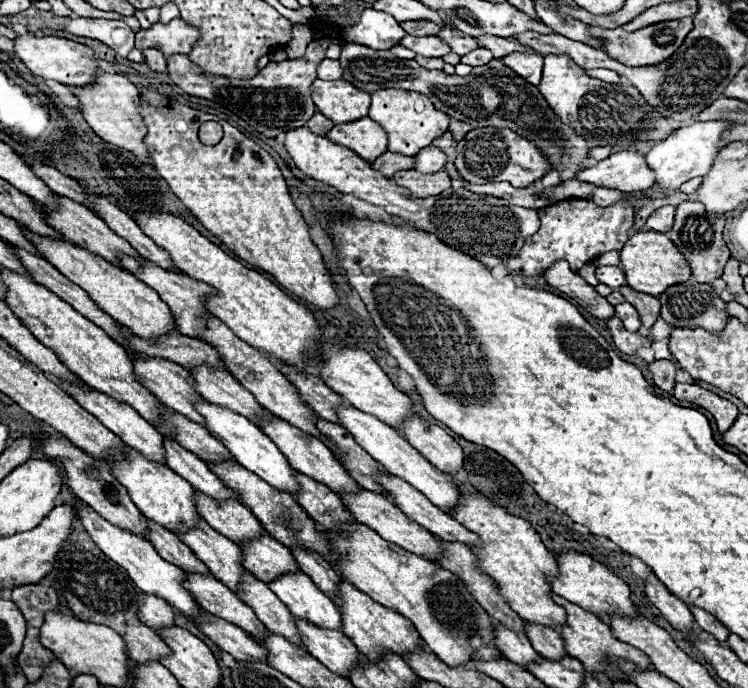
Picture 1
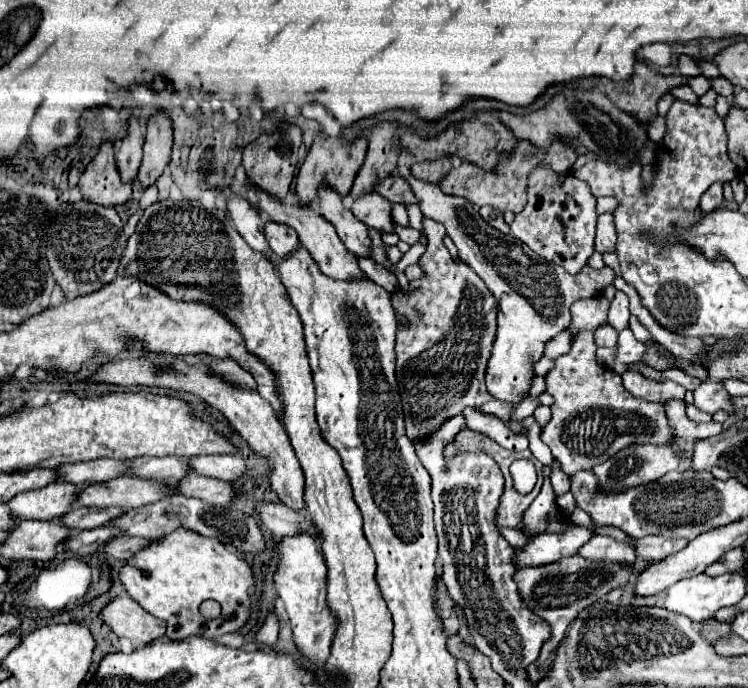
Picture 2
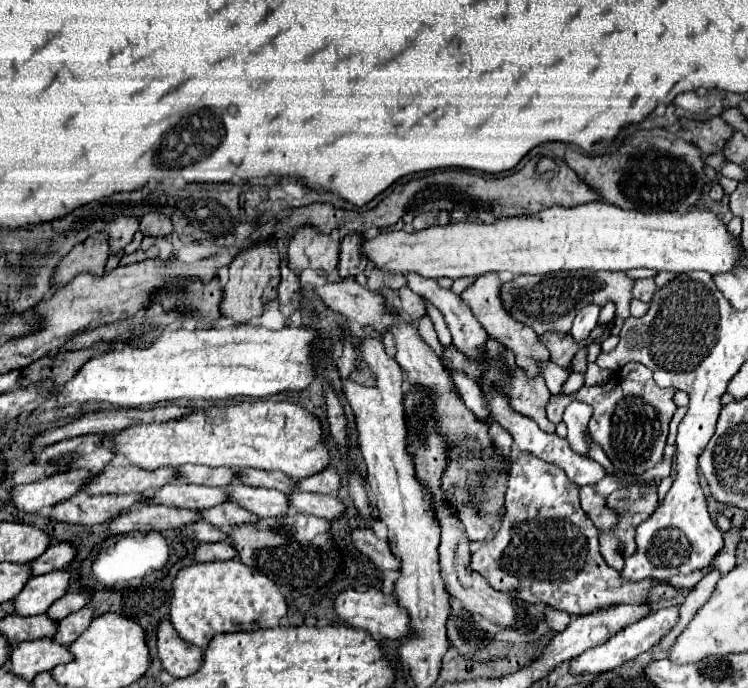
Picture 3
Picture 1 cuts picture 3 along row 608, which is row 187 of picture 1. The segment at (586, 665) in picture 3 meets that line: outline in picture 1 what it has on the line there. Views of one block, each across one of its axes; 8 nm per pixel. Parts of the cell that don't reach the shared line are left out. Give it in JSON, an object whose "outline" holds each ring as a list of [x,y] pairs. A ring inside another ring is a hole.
{"outline":[[[694,122],[686,128],[678,128],[676,134],[666,138],[664,142],[658,142],[652,146],[652,150],[646,154],[646,164],[656,174],[656,186],[664,190],[678,190],[680,184],[684,184],[690,178],[704,176],[704,172],[710,170],[716,154],[718,154],[718,140],[724,130],[728,130],[730,124],[726,122]]]}

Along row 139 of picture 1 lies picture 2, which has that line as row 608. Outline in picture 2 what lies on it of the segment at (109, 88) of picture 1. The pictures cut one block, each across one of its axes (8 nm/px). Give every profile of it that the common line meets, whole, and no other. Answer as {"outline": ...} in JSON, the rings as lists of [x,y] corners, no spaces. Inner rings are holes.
{"outline":[[[130,596],[110,600],[102,608],[100,616],[102,616],[102,622],[112,628],[114,634],[132,640],[132,644],[136,648],[140,648],[156,638],[162,638],[166,632],[164,622],[160,622],[158,618],[148,614]]]}

